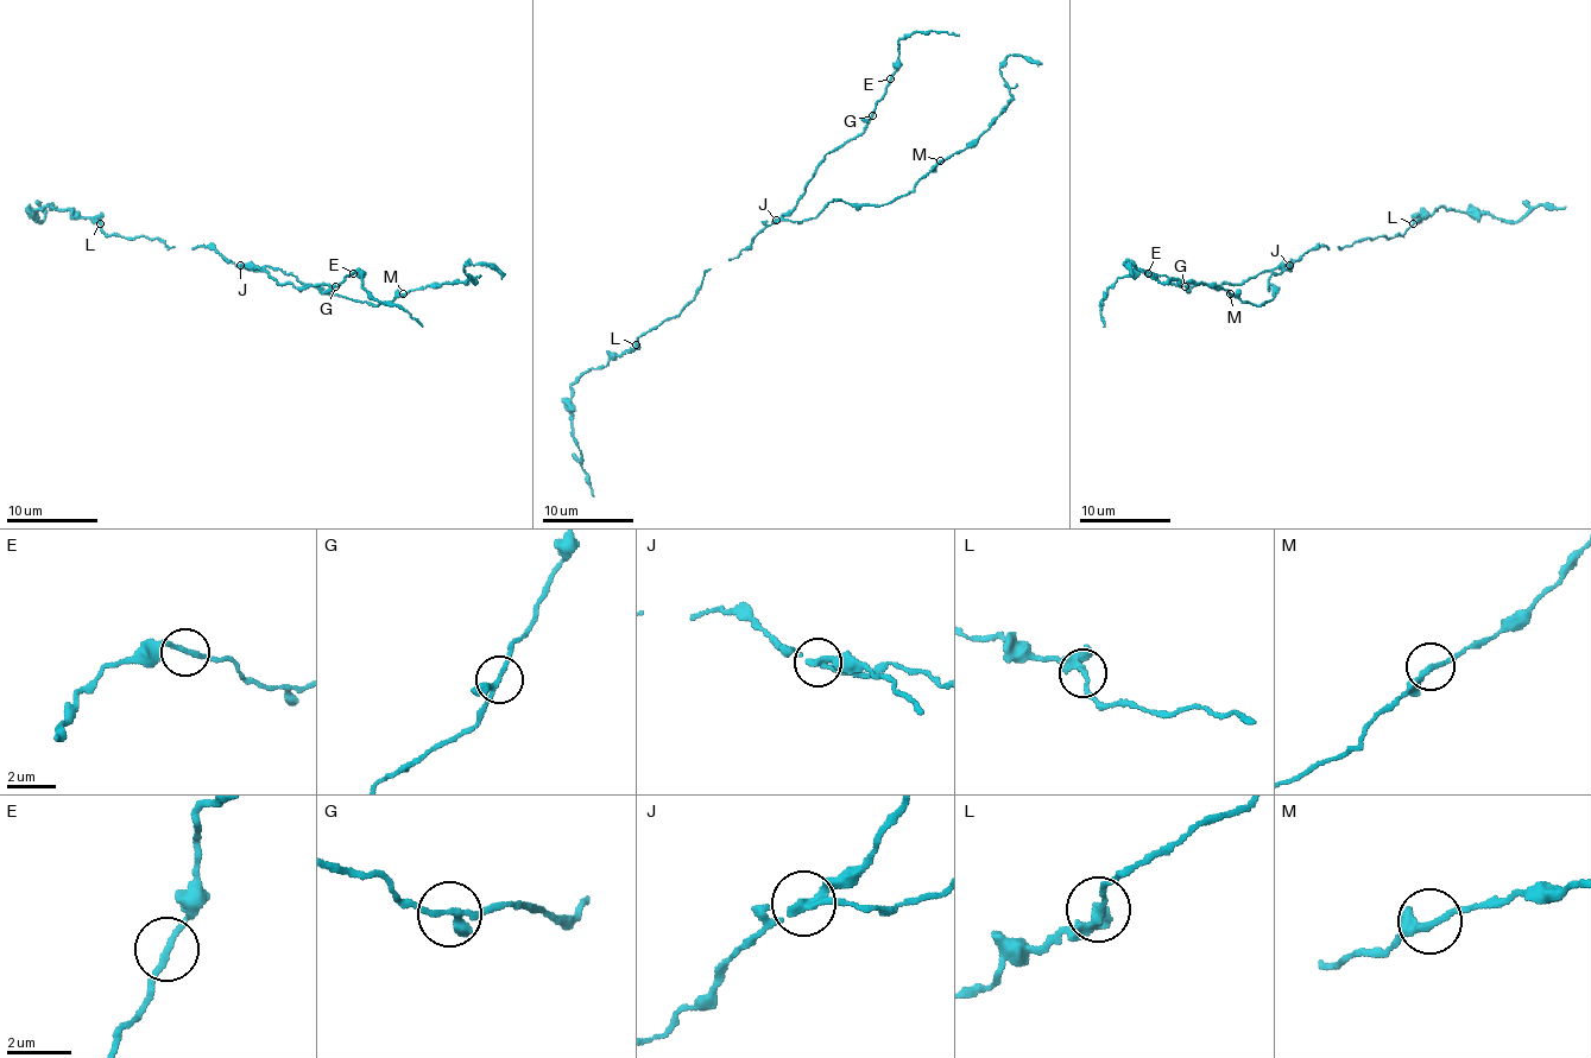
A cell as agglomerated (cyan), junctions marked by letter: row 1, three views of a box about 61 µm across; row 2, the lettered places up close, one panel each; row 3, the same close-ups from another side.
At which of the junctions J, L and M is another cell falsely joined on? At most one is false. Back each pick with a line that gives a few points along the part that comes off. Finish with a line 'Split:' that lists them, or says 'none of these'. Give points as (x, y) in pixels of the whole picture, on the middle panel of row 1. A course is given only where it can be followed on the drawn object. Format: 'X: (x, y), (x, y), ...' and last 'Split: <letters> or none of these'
J: (777, 220), (793, 208), (818, 163), (863, 131), (895, 73), (900, 40), (915, 31), (958, 33)
Split: J

